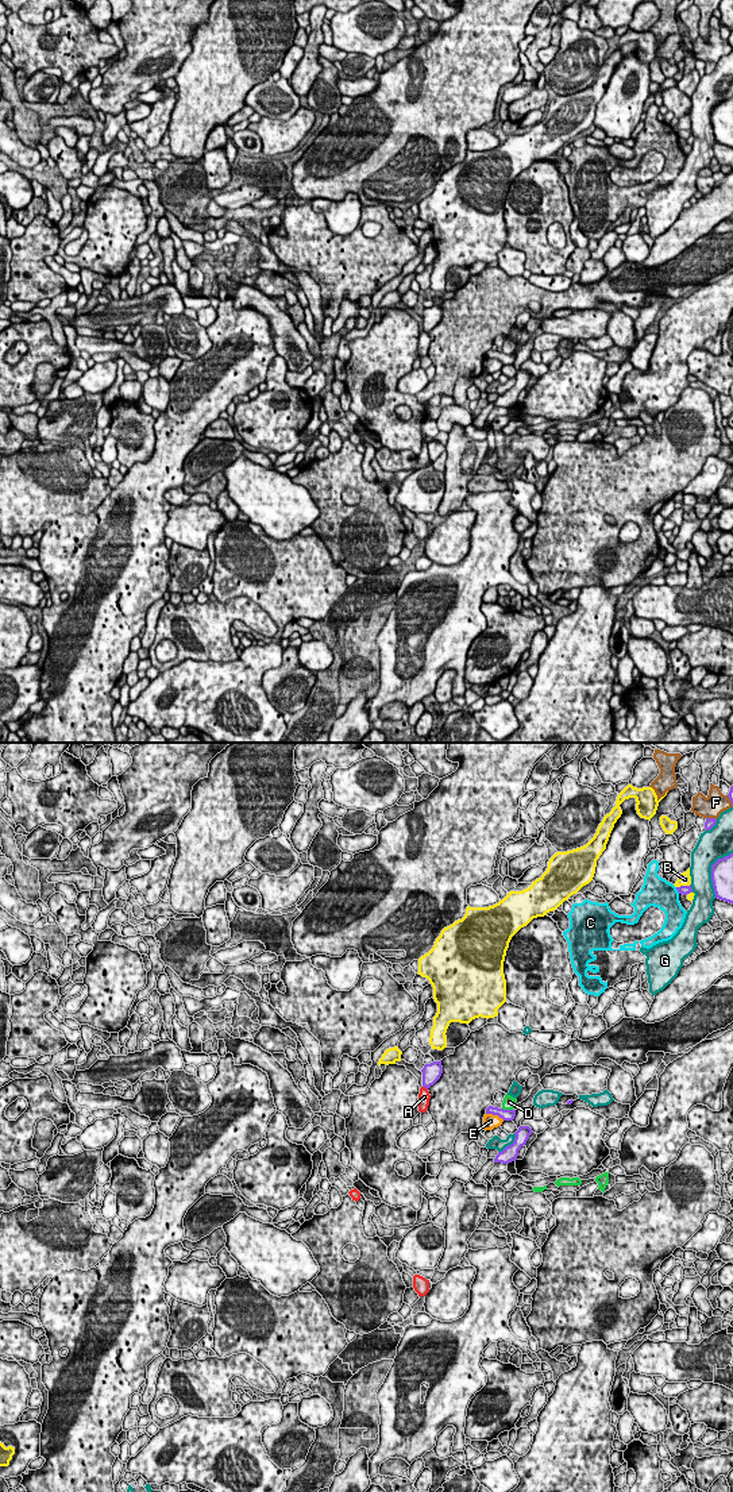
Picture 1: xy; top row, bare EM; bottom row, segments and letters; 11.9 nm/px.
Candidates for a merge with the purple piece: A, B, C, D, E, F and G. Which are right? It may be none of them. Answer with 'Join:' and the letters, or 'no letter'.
Join: no letter

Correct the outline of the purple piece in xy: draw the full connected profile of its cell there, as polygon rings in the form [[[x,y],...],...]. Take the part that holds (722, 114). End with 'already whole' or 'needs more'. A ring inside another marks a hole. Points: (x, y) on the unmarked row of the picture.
[[[733,97],[711,109],[711,126],[715,142],[733,149]]]; already whole

